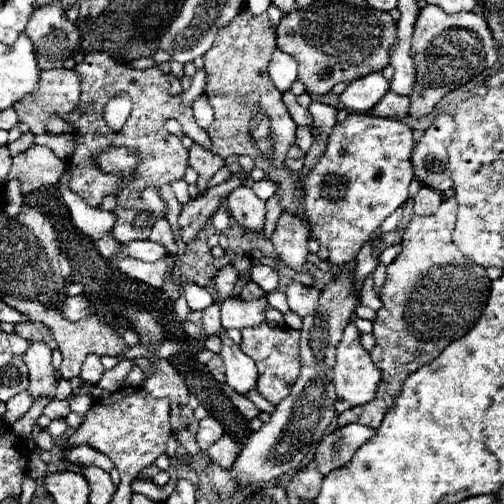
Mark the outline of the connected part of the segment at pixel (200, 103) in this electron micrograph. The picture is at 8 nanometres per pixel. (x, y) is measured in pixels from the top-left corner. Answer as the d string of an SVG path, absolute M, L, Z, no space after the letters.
M205 94L197 96L195 102L193 102L193 112L195 112L195 120L197 124L207 130L211 124L213 124L213 108L209 104L209 100L205 98Z

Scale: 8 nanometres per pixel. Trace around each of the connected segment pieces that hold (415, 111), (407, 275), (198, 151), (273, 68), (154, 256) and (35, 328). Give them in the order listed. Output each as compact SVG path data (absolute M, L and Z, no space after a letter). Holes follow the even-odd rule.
M427 4L417 22L415 22L415 36L411 46L411 56L417 70L417 80L413 86L411 96L401 96L389 90L377 106L371 108L371 116L381 118L395 118L403 120L409 112L411 118L419 120L433 112L437 102L451 90L467 84L471 78L481 74L483 70L491 68L497 62L497 46L493 44L493 34L485 22L475 12L459 12L459 14L445 14L441 8ZM411 100L411 106L409 106Z
M451 196L441 202L435 214L411 216L401 238L403 250L387 266L387 280L379 292L383 306L373 318L375 348L371 360L381 370L377 396L369 404L353 406L339 414L339 426L359 422L379 428L385 412L397 398L403 378L435 360L445 346L467 334L479 320L489 296L491 280L487 278L485 268L473 264L453 244L451 232L455 228L455 214L457 200Z
M193 144L189 148L189 166L199 174L197 186L201 186L201 192L207 190L207 184L211 180L211 176L225 164L223 158L217 158L215 154L211 154L209 150L205 150L203 146Z
M275 48L271 56L271 64L269 64L269 76L281 92L289 90L291 84L297 80L297 62L293 62L289 54Z
M143 240L143 242L129 242L129 246L121 246L121 254L129 254L133 258L145 260L145 262L155 262L167 256L167 248L159 242Z
M25 322L25 324L15 324L15 330L13 330L17 336L21 336L21 338L27 338L27 340L31 340L31 338L41 338L41 340L45 340L45 342L49 342L53 348L57 346L55 342L53 342L53 336L51 336L51 332L49 332L49 328L45 326L45 324L41 324L41 322Z

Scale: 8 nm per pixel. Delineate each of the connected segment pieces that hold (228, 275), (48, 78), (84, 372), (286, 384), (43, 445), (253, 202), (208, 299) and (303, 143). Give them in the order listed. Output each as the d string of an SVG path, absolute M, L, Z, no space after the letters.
M229 264L223 266L223 268L217 272L217 276L215 276L215 290L217 290L217 294L219 294L219 298L217 298L215 302L221 304L223 300L231 298L231 296L233 296L235 282L237 282L237 274L233 274L233 268L231 268Z
M45 70L39 74L39 88L33 94L13 104L21 122L29 126L33 134L45 134L45 120L51 114L67 118L79 100L81 84L73 70Z
M89 356L85 362L83 362L83 368L81 368L81 378L85 382L91 382L91 384L97 384L101 374L105 372L101 360L97 356Z
M261 324L257 328L245 328L241 330L243 334L243 342L241 342L241 350L255 360L257 368L259 368L259 382L257 382L257 390L259 394L271 402L273 406L277 406L283 398L289 396L291 386L295 384L295 380L299 378L301 372L301 362L299 362L299 330L293 330L289 326L269 326L269 324Z
M35 424L35 428L33 428L33 434L35 434L35 442L39 444L41 450L53 450L53 448L55 448L55 440L53 440L49 434L41 432L41 428L39 428L37 424Z
M239 186L237 190L233 190L227 198L227 208L229 214L235 218L235 222L247 232L259 234L263 230L265 202L257 198L257 194L251 188Z
M187 282L183 286L183 296L191 310L205 310L207 306L213 304L213 296L209 294L209 290L203 286L197 286L195 282Z
M299 126L299 128L297 128L297 146L299 146L303 152L307 152L307 150L311 148L311 144L313 144L311 128L307 128L307 126Z

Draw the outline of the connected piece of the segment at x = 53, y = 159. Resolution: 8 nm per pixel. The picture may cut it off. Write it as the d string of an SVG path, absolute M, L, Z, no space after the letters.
M31 146L13 158L7 180L19 180L21 192L29 194L41 186L57 184L63 172L65 162L57 158L49 148Z

